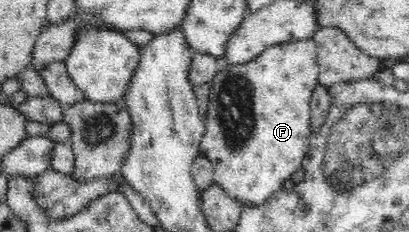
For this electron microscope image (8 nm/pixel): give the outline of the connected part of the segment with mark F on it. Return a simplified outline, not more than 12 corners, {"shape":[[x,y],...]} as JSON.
{"shape":[[312,39],[211,81],[200,153],[259,206],[311,139]]}

